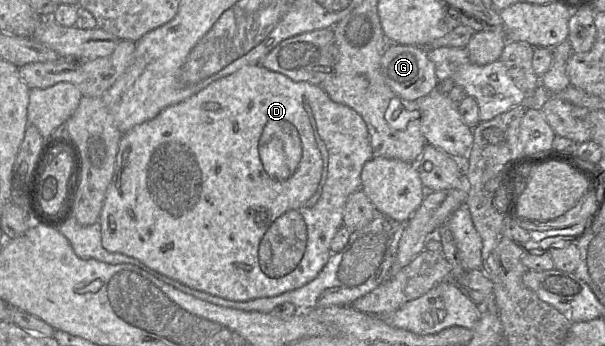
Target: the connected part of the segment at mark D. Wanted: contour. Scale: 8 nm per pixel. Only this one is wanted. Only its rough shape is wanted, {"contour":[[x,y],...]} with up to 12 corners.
{"contour":[[260,64],[121,136],[101,243],[249,301],[316,278],[366,123]]}

